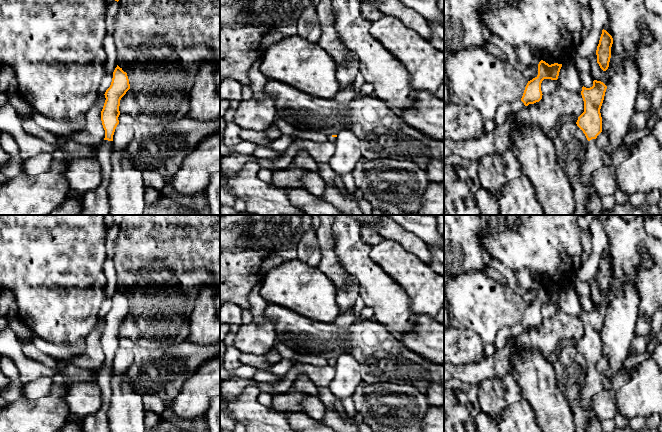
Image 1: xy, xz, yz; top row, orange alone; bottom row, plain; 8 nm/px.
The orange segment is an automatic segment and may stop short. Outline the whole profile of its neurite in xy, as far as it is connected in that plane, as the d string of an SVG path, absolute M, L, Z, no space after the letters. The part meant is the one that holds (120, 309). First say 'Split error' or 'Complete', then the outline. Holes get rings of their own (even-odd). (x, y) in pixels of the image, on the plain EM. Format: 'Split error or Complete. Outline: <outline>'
Split error. Outline: M117 289L113 296L111 309L104 318L106 324L101 335L101 345L105 354L105 365L100 370L96 381L101 390L103 403L99 411L83 418L83 432L109 432L107 411L111 400L113 359L119 348L120 324L129 313L130 308L127 297Z

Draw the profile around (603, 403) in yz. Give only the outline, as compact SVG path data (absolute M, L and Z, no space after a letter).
M602 389L591 399L591 407L597 419L601 422L606 419L613 419L618 413L614 389Z

